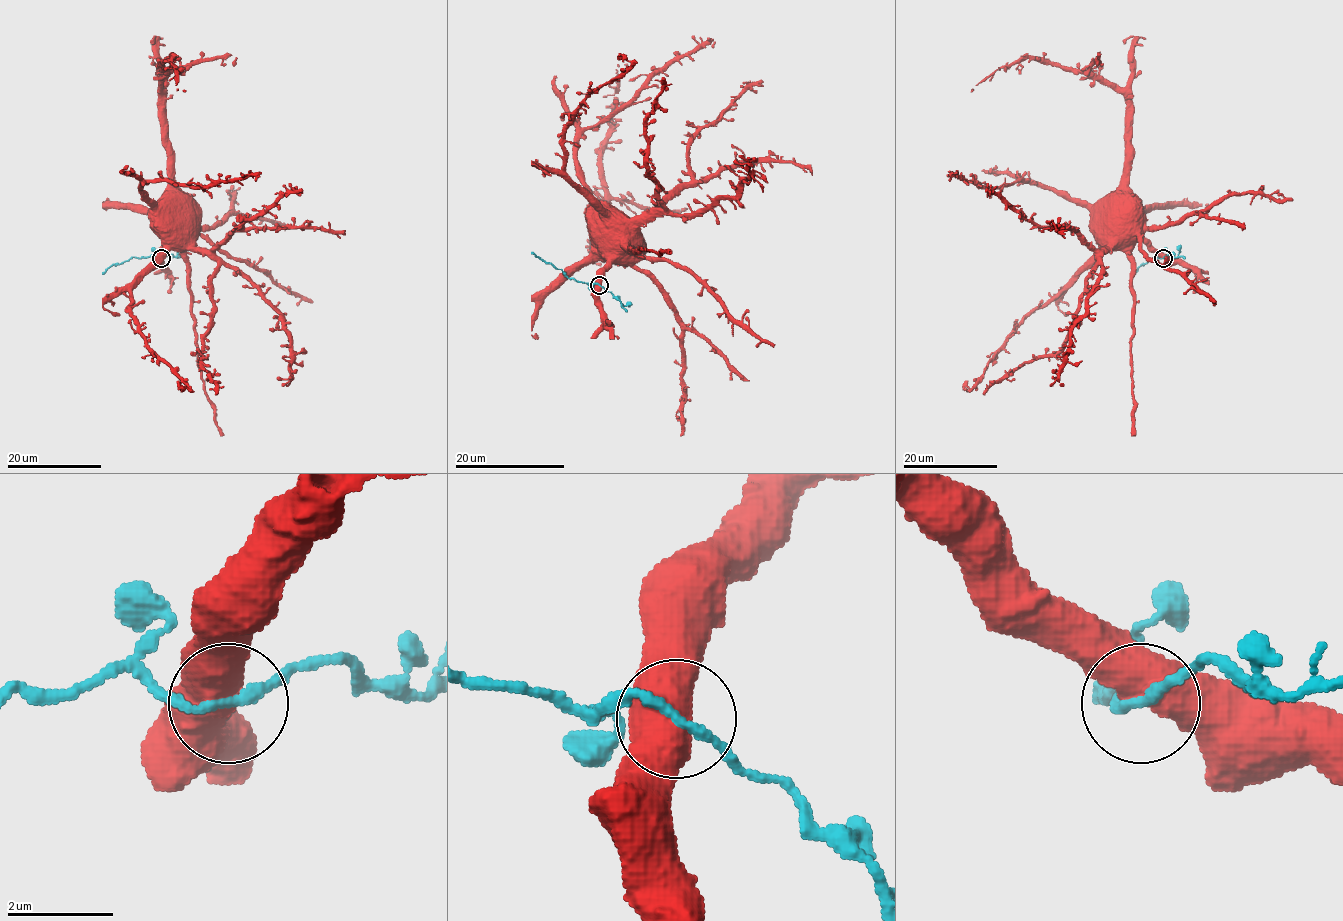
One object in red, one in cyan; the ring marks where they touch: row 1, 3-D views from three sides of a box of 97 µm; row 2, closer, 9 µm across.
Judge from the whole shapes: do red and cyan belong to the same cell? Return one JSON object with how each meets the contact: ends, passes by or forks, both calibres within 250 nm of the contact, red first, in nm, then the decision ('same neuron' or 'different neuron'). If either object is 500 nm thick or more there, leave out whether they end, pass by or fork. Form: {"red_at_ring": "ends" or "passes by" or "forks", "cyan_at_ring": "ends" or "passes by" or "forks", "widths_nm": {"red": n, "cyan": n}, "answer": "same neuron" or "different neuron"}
{"widths_nm": {"red": 650, "cyan": 170}, "answer": "same neuron"}

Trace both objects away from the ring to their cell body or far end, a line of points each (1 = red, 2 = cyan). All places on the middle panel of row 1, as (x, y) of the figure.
1: (600, 286), (612, 262), (612, 245), (600, 238), (601, 146), (616, 69), (627, 63)
2: (600, 286), (571, 279), (532, 252)

